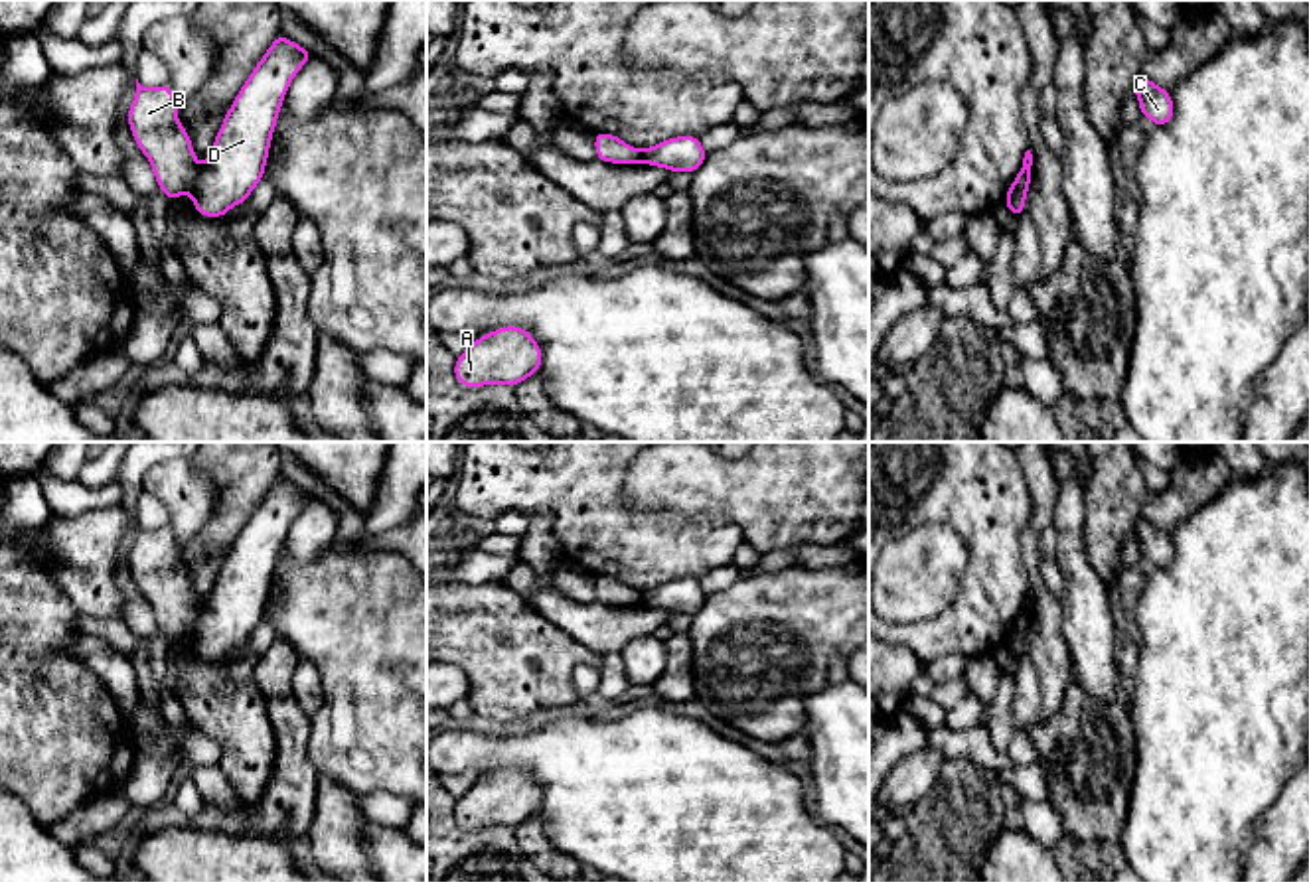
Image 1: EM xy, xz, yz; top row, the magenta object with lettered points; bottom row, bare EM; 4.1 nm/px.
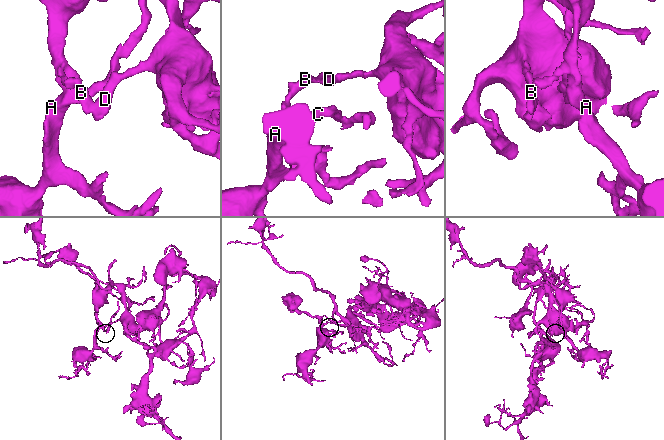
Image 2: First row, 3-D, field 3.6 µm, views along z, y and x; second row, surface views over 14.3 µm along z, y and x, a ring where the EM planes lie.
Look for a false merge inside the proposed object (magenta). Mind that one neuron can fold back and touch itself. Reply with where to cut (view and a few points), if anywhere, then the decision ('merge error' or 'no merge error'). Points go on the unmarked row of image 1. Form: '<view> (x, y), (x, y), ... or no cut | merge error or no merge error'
xy (200, 610), (190, 634) | merge error

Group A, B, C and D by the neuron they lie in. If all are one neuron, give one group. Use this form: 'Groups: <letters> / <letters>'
Groups: A B C / D

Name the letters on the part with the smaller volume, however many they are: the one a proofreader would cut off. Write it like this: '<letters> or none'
A, B, C

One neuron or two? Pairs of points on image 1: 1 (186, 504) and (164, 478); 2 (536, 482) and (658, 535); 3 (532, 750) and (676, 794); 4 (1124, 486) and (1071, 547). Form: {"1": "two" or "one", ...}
{"1": "one", "2": "one", "3": "one", "4": "two"}

